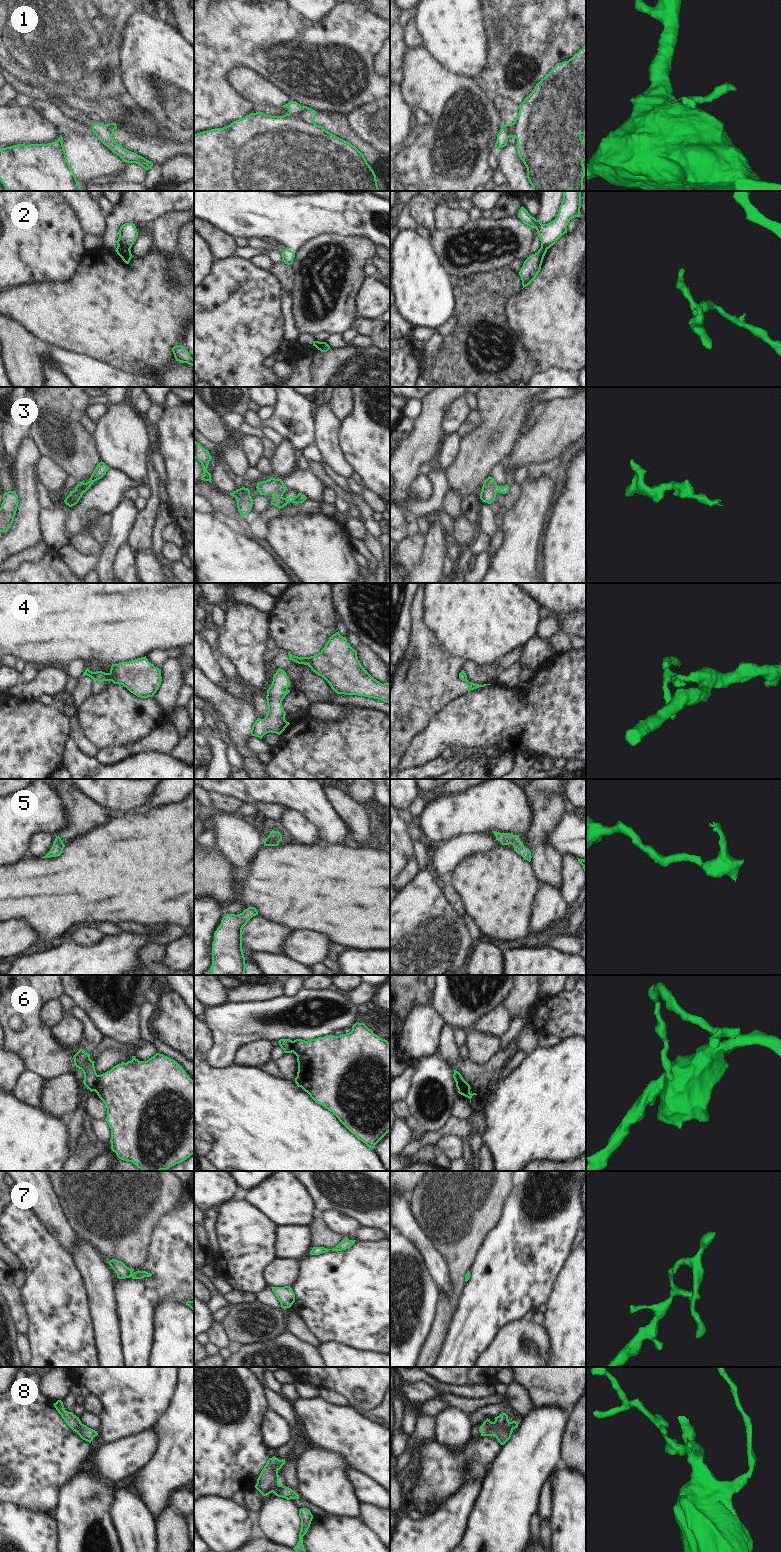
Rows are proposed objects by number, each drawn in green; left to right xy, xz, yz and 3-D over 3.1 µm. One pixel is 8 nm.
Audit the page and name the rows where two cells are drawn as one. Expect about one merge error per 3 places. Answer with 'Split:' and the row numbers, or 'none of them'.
Split: 1, 2, 4, 6

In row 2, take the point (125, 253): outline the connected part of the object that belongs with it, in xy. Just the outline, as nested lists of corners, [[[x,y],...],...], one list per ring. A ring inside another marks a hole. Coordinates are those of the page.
[[[118,245],[115,251],[126,264],[129,264],[131,258],[133,257],[129,248]]]

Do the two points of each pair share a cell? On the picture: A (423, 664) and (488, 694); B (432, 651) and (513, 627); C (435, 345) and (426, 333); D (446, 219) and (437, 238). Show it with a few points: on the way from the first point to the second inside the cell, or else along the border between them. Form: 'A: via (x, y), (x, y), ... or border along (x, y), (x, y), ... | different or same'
A: border along (467, 691), (447, 704) | different
B: border along (429, 629), (446, 650), (463, 661) | different
C: border along (436, 331), (424, 348) | different
D: border along (464, 225), (461, 228), (435, 229) | different

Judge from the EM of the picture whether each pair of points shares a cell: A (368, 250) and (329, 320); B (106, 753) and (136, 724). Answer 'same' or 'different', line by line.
A: same
B: different

